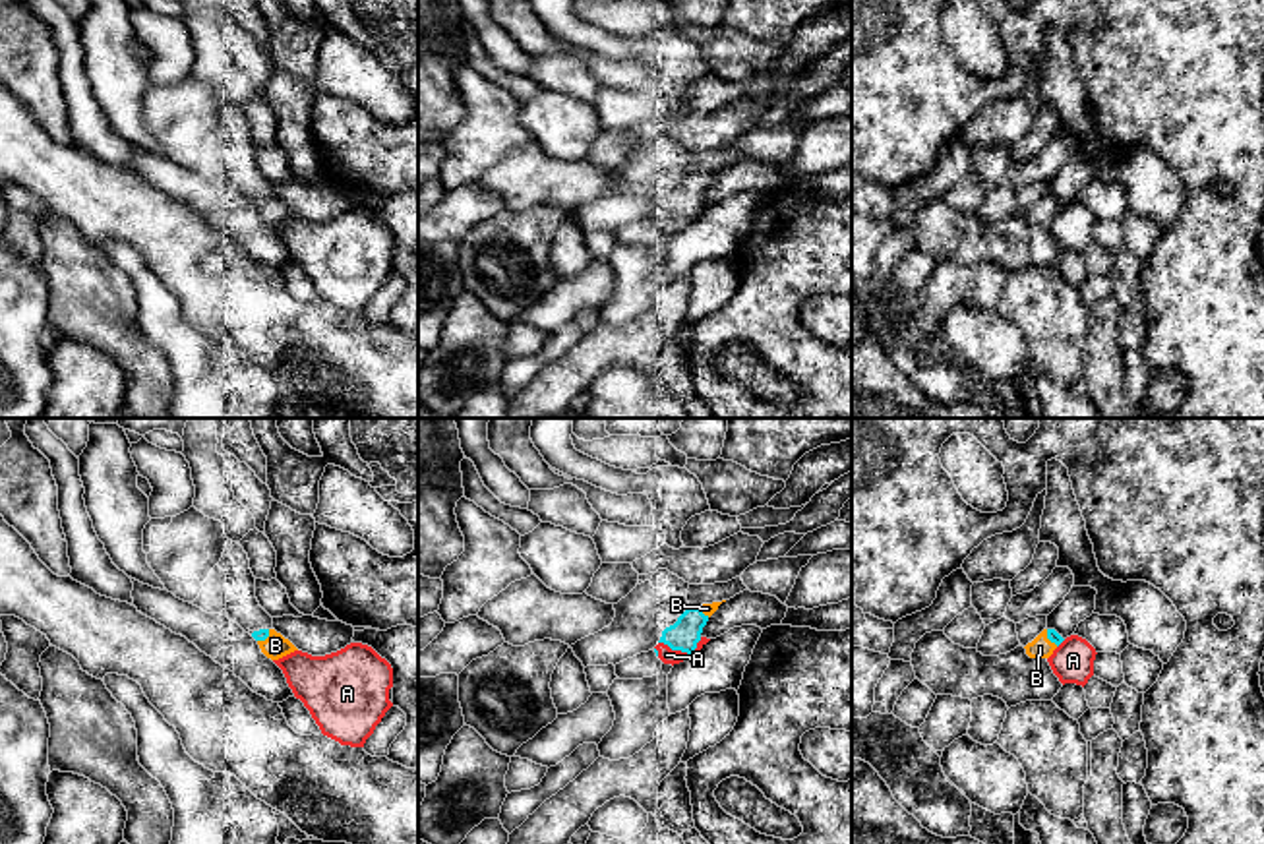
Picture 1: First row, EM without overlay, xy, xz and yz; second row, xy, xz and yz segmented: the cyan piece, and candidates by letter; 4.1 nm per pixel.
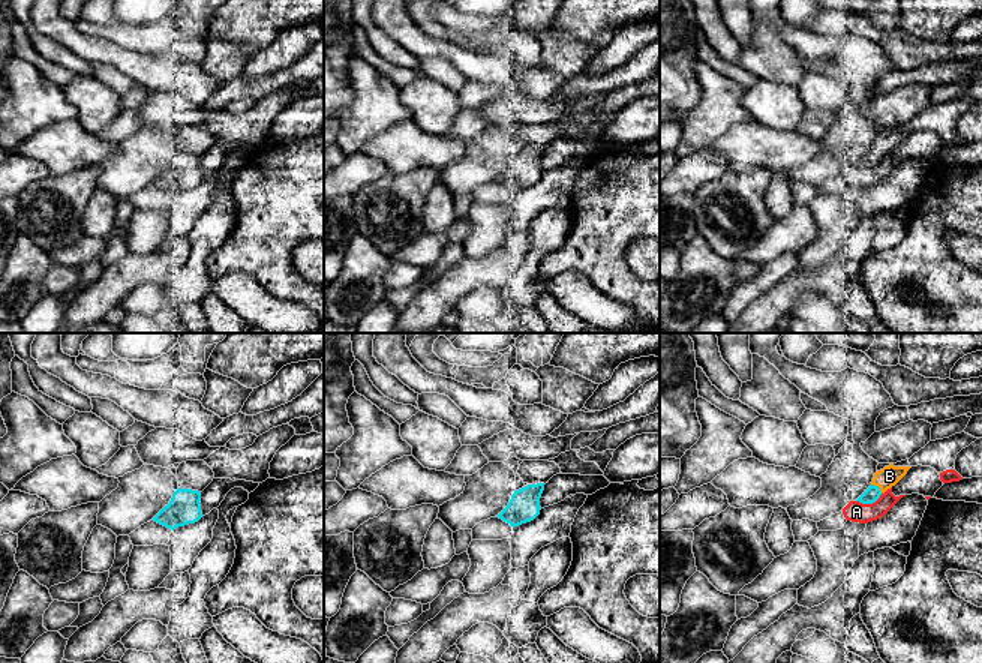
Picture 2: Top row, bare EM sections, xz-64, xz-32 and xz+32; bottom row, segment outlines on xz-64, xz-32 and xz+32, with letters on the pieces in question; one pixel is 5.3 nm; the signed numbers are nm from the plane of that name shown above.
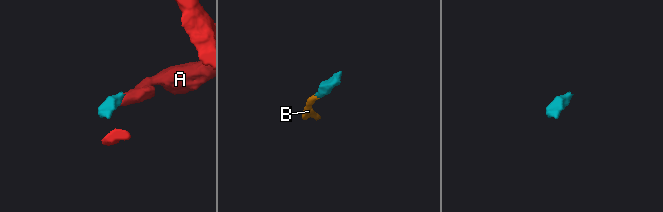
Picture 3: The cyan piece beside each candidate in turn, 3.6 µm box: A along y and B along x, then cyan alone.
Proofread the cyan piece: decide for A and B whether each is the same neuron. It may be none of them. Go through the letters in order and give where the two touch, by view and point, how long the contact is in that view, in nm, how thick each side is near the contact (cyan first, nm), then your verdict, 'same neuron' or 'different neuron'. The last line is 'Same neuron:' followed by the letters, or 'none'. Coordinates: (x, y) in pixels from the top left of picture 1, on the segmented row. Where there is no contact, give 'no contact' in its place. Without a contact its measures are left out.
A: contact xz (682, 651); length 190 nm; calibres 130 and 70 nm; different neuron
B: contact yz (1050, 639); length 90 nm; calibres 50 and 90 nm; same neuron
Same neuron: B

